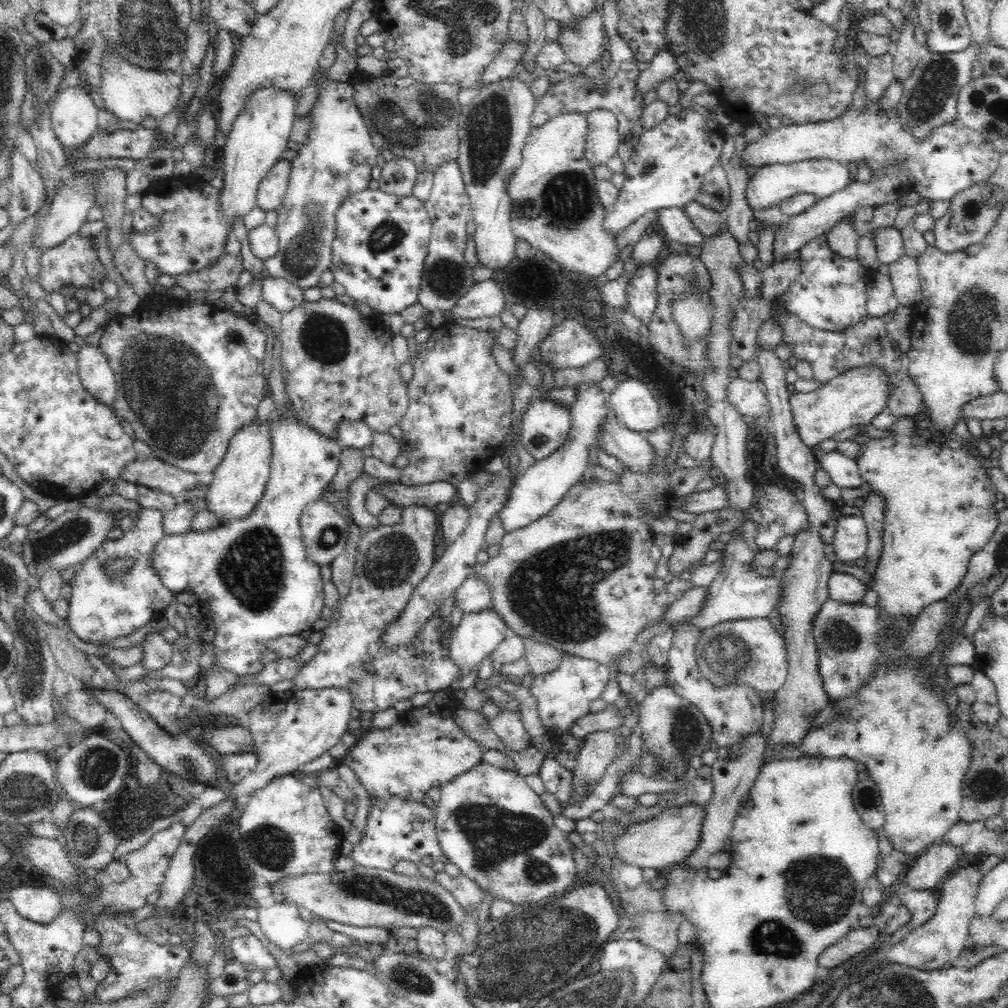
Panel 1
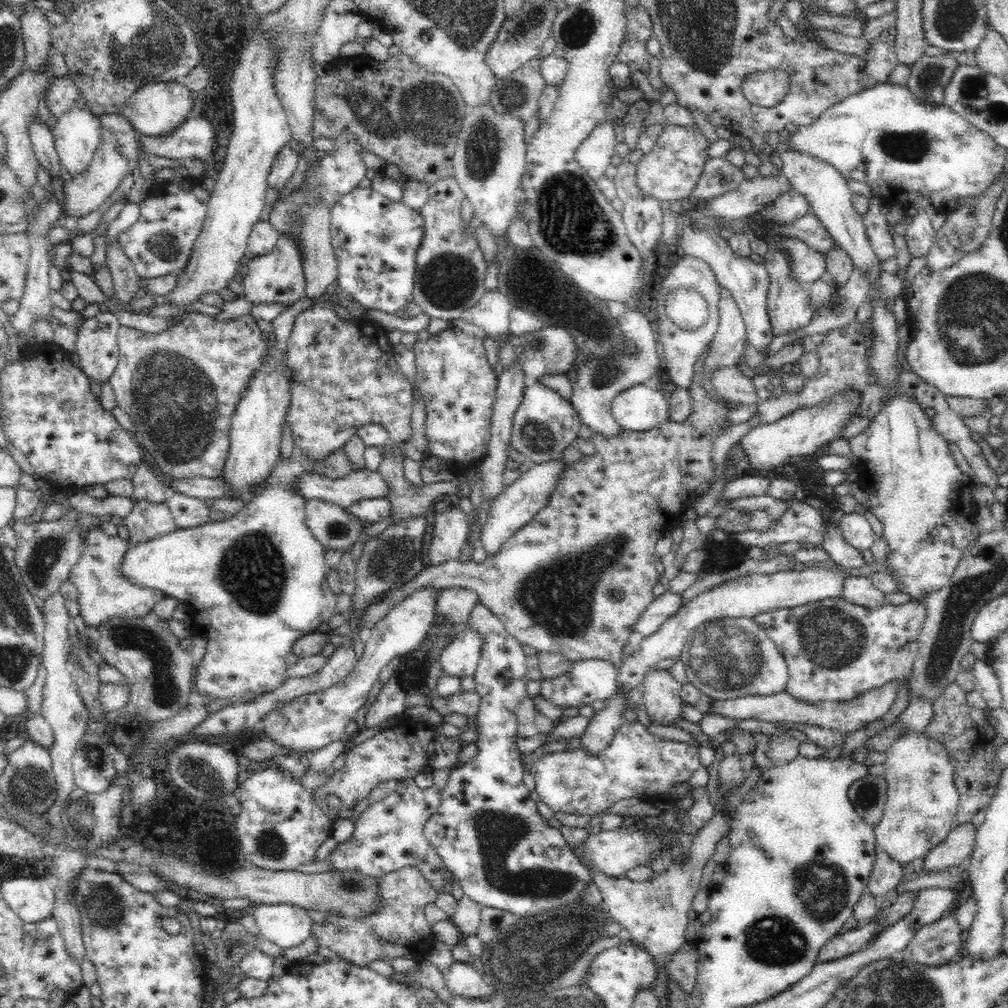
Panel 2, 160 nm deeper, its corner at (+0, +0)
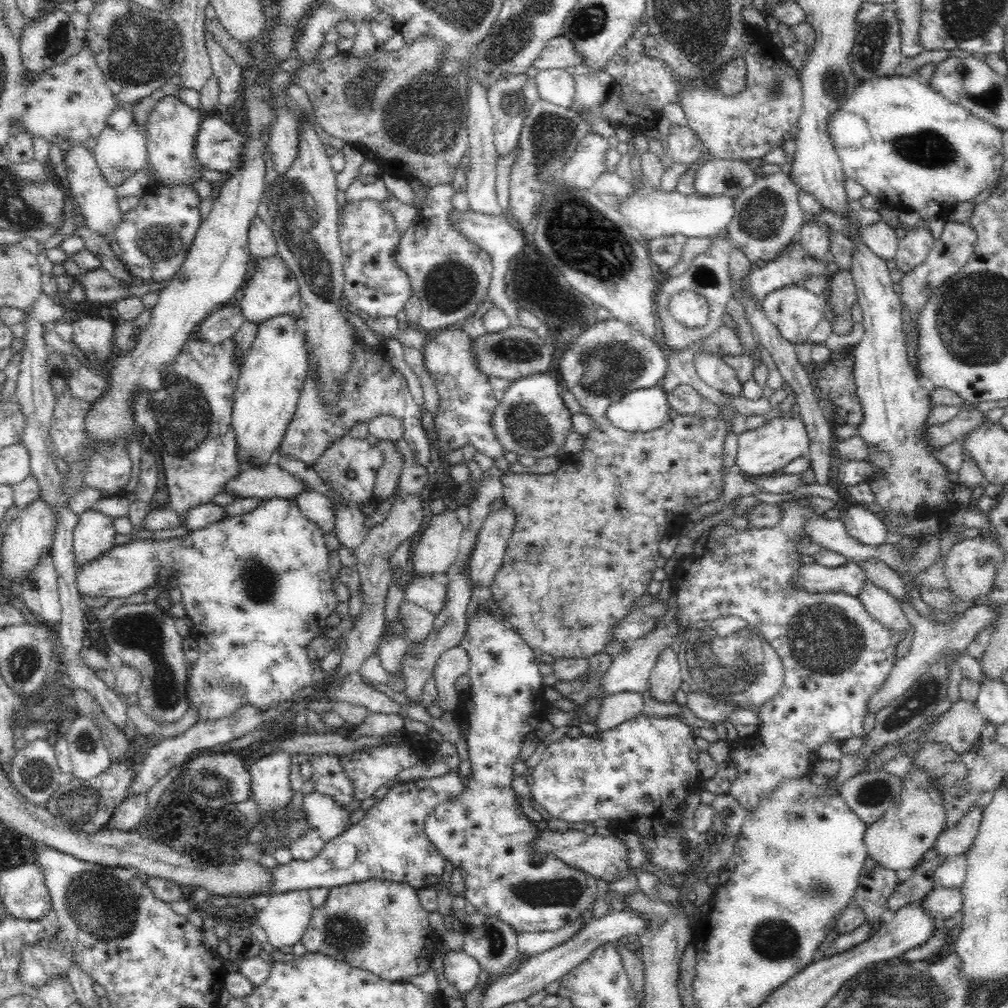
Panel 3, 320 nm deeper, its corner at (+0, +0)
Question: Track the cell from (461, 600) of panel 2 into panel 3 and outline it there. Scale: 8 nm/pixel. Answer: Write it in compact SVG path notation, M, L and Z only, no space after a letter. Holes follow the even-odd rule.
M410 575L403 588L404 598L437 615L444 608L447 599L447 588L440 577Z

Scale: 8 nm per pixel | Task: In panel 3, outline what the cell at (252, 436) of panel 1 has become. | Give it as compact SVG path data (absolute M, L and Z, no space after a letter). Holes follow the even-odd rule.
M289 313L260 323L252 348L244 356L236 385L232 419L238 445L237 455L243 468L264 464L270 458L270 454L280 446L288 422L297 410L297 401L307 379L310 362L309 347L305 333L300 330L299 320L294 313Z

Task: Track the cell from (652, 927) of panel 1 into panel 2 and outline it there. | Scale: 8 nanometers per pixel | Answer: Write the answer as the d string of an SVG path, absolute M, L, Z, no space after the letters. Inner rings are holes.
M684 943L667 962L667 974L674 979L686 993L694 990L697 979L697 949Z

